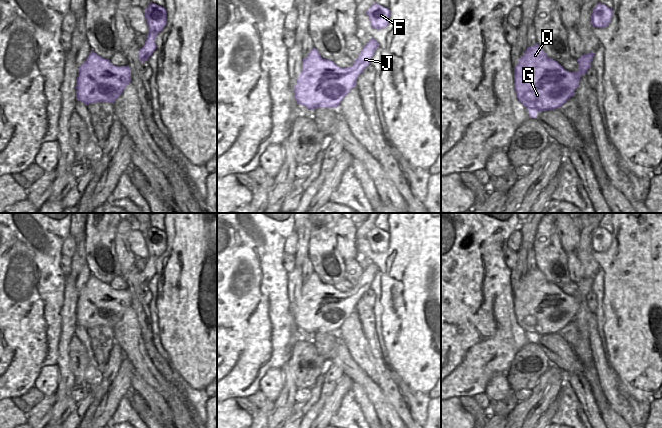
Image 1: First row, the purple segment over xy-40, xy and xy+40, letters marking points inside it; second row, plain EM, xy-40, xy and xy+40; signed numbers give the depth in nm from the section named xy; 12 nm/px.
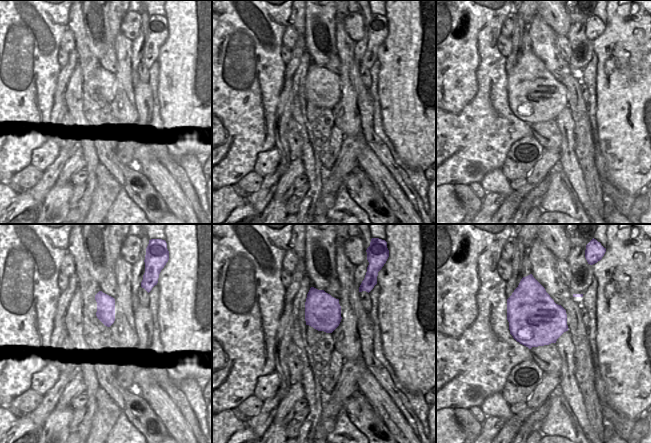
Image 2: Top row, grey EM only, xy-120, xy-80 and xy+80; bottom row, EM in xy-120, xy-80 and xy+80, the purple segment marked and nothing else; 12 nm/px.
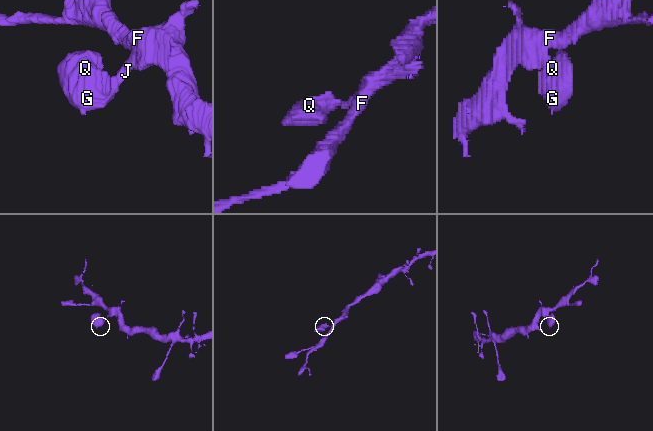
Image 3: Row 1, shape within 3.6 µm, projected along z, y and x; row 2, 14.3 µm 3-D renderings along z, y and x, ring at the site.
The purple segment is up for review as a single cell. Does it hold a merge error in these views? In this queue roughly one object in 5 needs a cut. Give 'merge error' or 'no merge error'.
no merge error

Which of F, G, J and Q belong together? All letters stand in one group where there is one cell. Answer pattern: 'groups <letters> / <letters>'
groups F G J Q

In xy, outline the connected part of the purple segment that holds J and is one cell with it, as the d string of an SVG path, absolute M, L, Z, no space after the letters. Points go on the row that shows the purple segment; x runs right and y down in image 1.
M373 38L363 47L351 67L340 68L323 59L314 47L302 61L302 71L296 81L294 98L309 110L337 108L343 98L356 86L356 80L370 64L379 47Z

